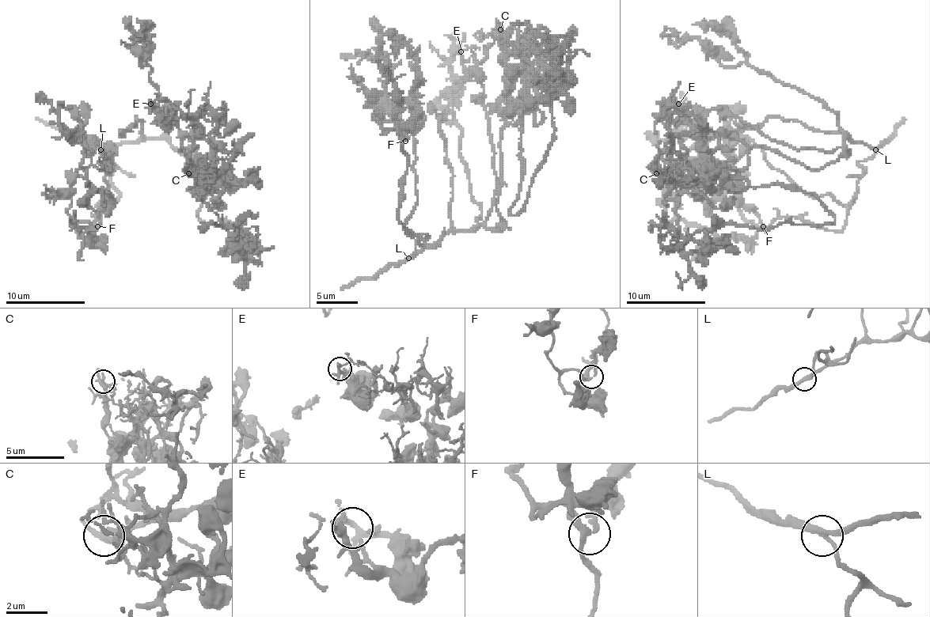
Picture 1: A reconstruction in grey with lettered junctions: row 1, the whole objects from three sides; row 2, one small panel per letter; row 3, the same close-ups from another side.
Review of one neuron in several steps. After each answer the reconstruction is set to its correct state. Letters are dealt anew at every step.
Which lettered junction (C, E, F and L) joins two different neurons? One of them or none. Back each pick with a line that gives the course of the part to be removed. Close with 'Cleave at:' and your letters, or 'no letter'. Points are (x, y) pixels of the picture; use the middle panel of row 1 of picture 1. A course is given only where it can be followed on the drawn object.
Cleave at: no letter

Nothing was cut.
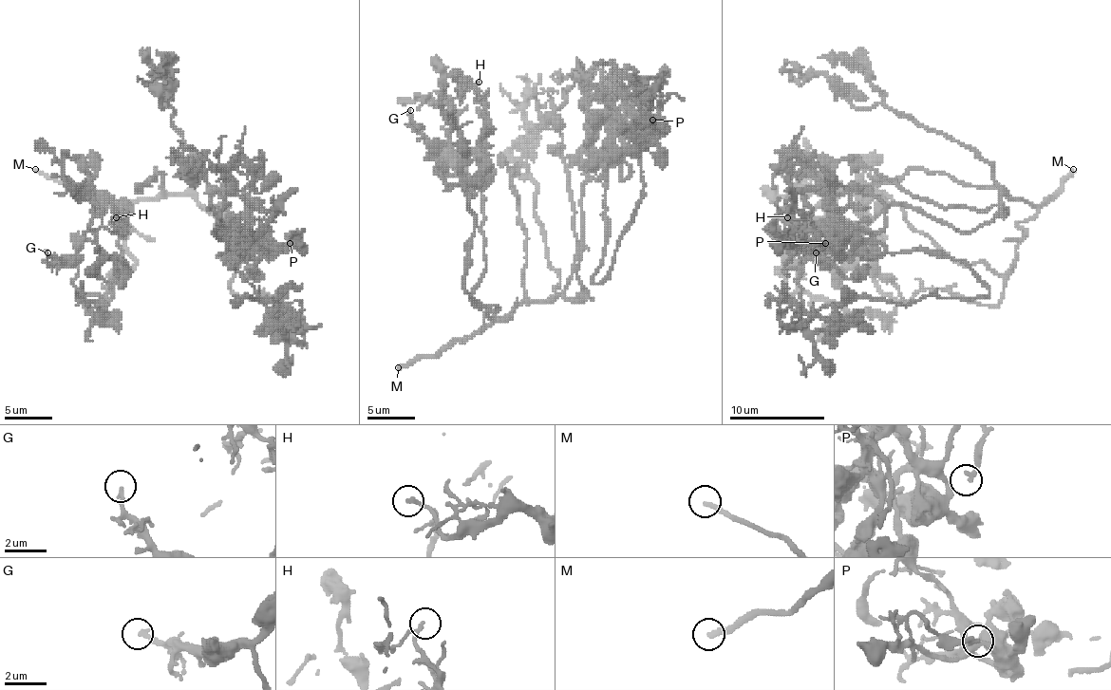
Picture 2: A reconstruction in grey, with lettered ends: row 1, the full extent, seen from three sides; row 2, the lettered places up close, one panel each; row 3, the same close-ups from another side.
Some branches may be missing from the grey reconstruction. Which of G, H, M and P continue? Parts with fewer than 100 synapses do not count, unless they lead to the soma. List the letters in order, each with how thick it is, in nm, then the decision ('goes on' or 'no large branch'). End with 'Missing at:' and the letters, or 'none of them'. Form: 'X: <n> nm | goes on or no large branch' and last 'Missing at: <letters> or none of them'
G: 200 nm | no large branch
H: 180 nm | no large branch
M: 260 nm | goes on
P: 160 nm | no large branch
Missing at: M

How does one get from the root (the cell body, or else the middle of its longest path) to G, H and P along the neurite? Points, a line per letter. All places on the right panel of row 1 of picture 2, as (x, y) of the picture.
G: (1006, 195), (1037, 213), (1018, 224), (1023, 238), (996, 305), (939, 289), (896, 300), (865, 260), (816, 252)
H: (1006, 195), (1037, 213), (1004, 276), (953, 262), (884, 193), (860, 197), (865, 224), (803, 232), (787, 217)
P: (1006, 195), (970, 232), (892, 205), (882, 229), (846, 229), (820, 251), (794, 233), (825, 243)

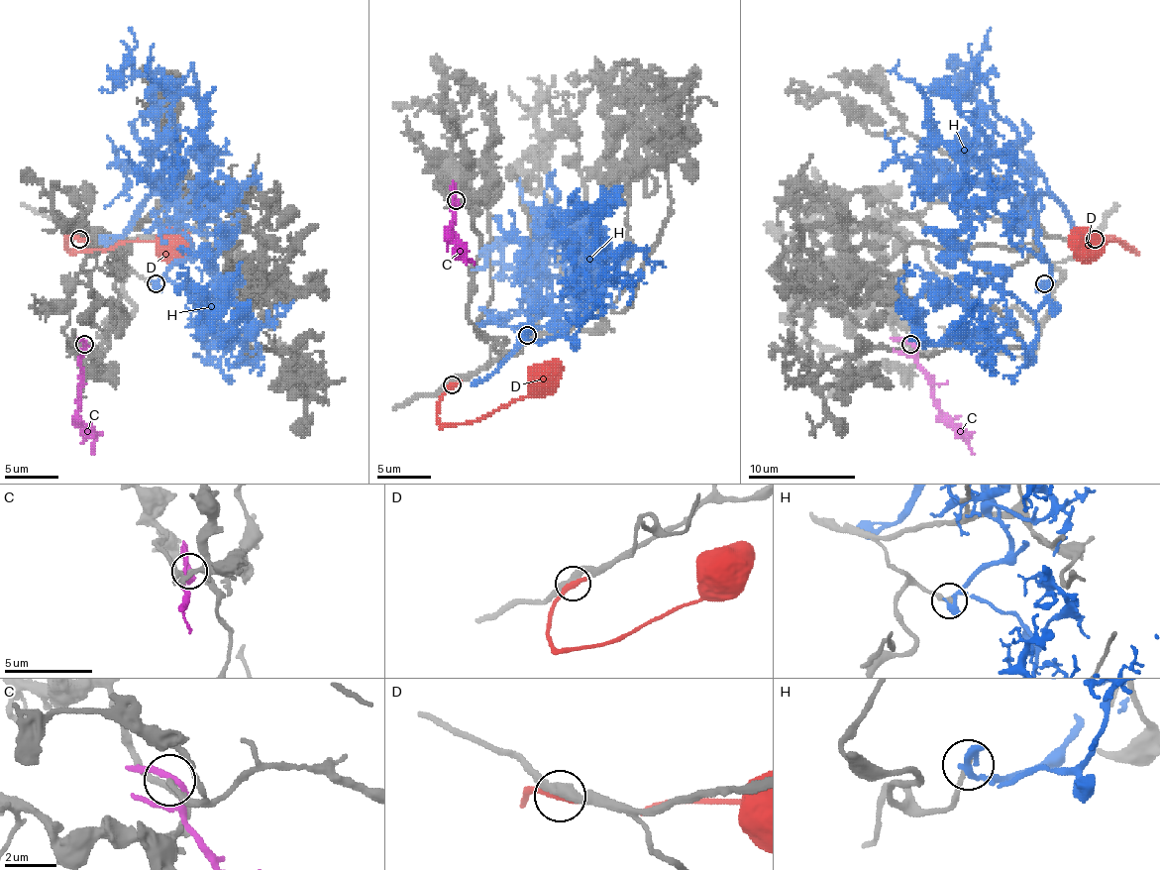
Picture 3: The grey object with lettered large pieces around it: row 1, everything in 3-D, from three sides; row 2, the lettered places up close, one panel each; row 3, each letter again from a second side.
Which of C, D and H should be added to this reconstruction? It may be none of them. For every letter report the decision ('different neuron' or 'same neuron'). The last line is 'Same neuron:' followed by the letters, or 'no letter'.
C: different neuron
D: different neuron
H: different neuron
Same neuron: no letter

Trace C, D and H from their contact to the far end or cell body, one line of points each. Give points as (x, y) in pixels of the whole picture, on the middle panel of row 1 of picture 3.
C: (455, 199), (450, 235), (466, 256), (466, 265)
D: (453, 385), (439, 401), (436, 418), (445, 423), (479, 420), (522, 399), (558, 359)
H: (528, 334), (581, 326), (598, 283), (566, 224), (579, 208), (603, 197), (611, 280), (636, 251), (665, 267)

